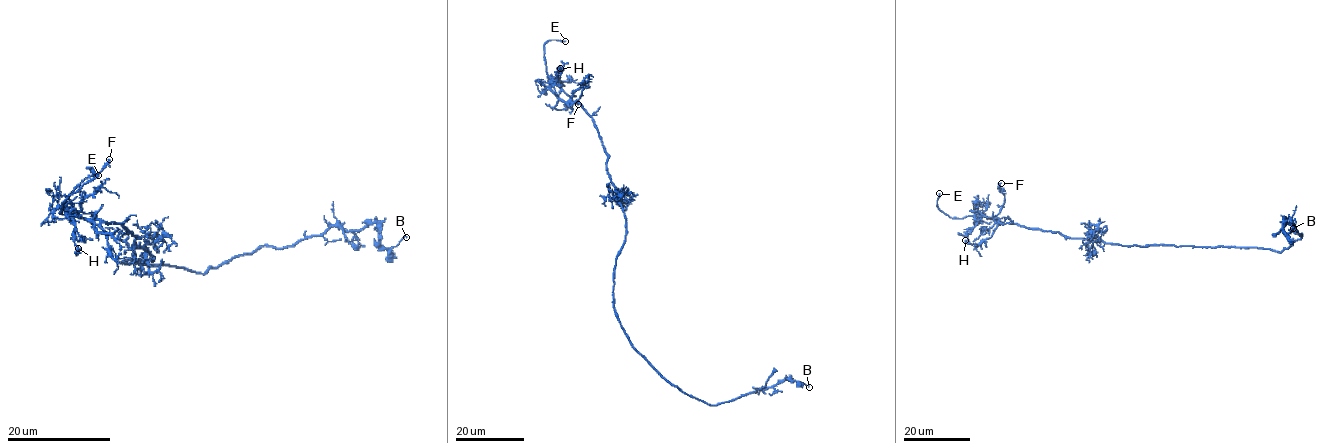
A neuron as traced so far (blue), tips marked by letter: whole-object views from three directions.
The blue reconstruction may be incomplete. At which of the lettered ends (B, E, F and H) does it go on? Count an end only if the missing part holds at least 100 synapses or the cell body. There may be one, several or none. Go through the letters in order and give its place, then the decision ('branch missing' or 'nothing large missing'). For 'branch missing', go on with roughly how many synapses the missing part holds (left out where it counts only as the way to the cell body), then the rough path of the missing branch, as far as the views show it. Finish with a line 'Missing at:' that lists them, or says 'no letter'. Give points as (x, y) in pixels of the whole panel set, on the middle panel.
B: (809, 387) | nothing large missing
E: (565, 41) | branch missing | (565, 41), (583, 35), (592, 42)
F: (578, 104) | nothing large missing
H: (560, 68) | nothing large missing
Missing at: E

